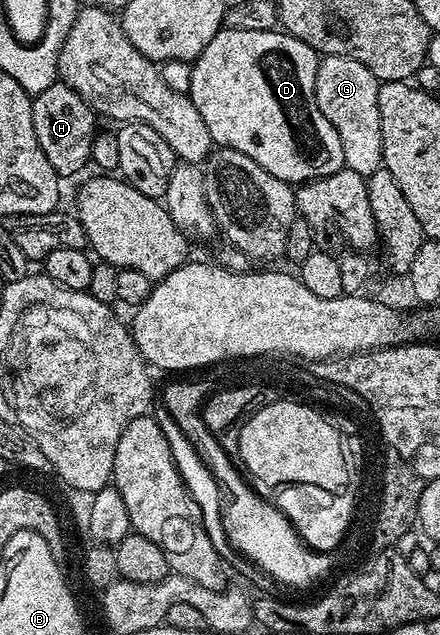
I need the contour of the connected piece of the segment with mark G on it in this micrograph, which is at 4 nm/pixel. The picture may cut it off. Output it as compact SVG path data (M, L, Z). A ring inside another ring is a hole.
M323 56L317 70L315 97L317 110L329 118L337 138L341 138L341 150L345 150L345 167L362 176L371 176L383 167L383 143L381 142L381 110L377 110L377 94L381 81L361 62L348 56Z

